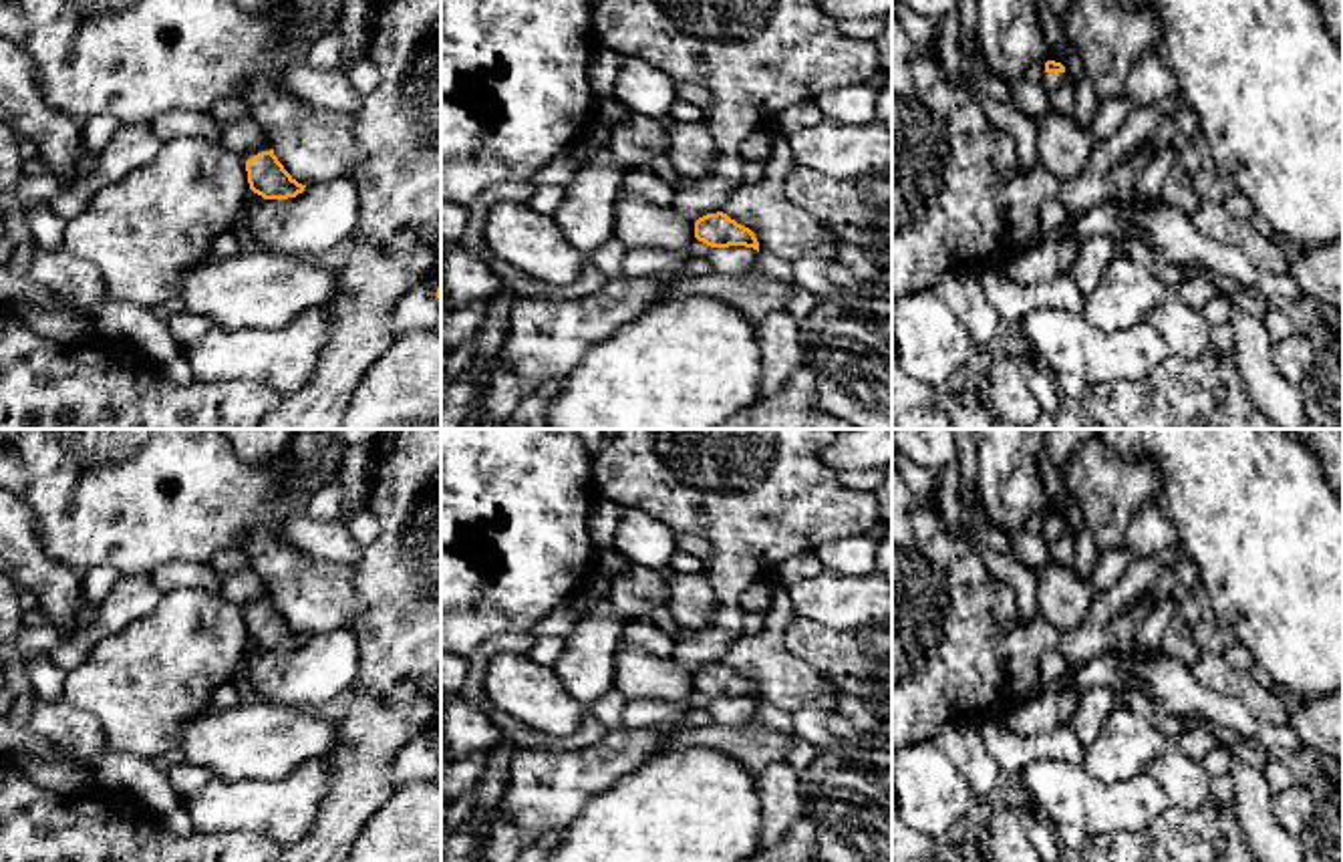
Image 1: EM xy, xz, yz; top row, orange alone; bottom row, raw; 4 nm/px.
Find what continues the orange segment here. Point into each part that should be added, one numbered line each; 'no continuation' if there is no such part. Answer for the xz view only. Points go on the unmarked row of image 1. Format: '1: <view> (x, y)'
no continuation

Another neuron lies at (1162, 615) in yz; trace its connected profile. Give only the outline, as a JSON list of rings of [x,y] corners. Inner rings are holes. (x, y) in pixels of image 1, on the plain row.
[[[1160,602],[1144,620],[1146,628],[1138,634],[1136,646],[1140,653],[1150,653],[1162,642],[1164,630],[1174,620],[1174,602]]]

